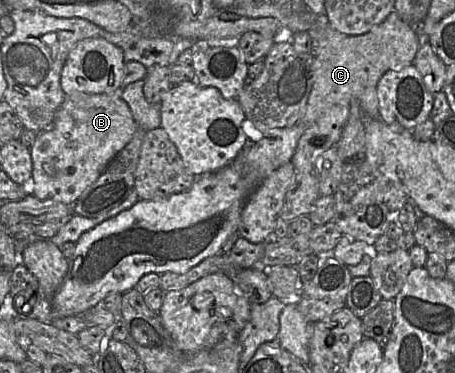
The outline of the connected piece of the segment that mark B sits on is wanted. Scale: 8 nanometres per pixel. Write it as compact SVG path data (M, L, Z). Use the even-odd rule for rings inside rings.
M120 93L85 94L78 98L67 98L65 105L50 123L37 132L30 149L33 163L32 177L28 185L30 194L40 200L54 200L72 205L99 178L135 133L134 115Z

